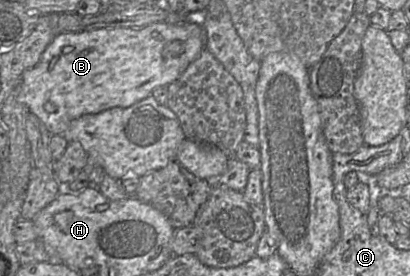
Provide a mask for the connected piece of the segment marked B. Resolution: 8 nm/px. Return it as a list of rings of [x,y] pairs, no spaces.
[[[188,20],[180,23],[155,22],[143,28],[115,28],[98,29],[86,32],[58,34],[54,40],[47,46],[43,52],[40,61],[33,67],[25,70],[21,75],[21,91],[18,95],[18,101],[24,104],[28,111],[35,114],[45,125],[51,135],[62,135],[70,123],[86,114],[97,114],[112,108],[128,108],[141,100],[152,95],[152,91],[159,86],[168,86],[185,71],[191,62],[193,62],[203,50],[207,50],[206,33],[202,26],[194,20]]]

